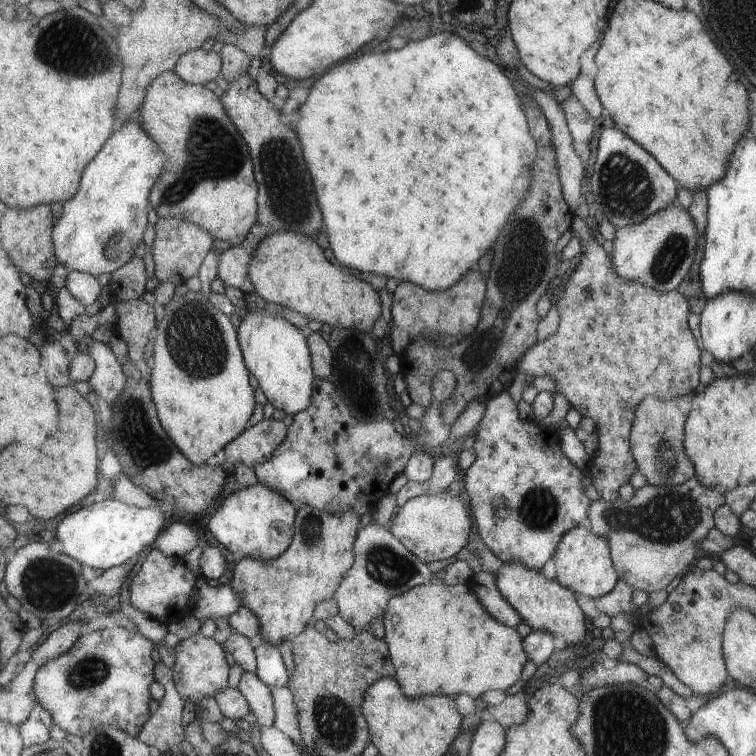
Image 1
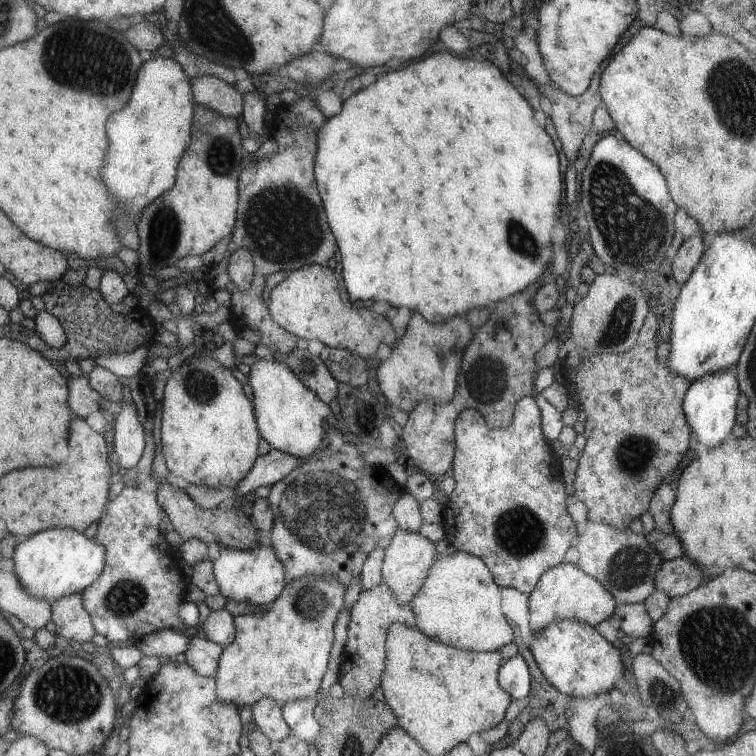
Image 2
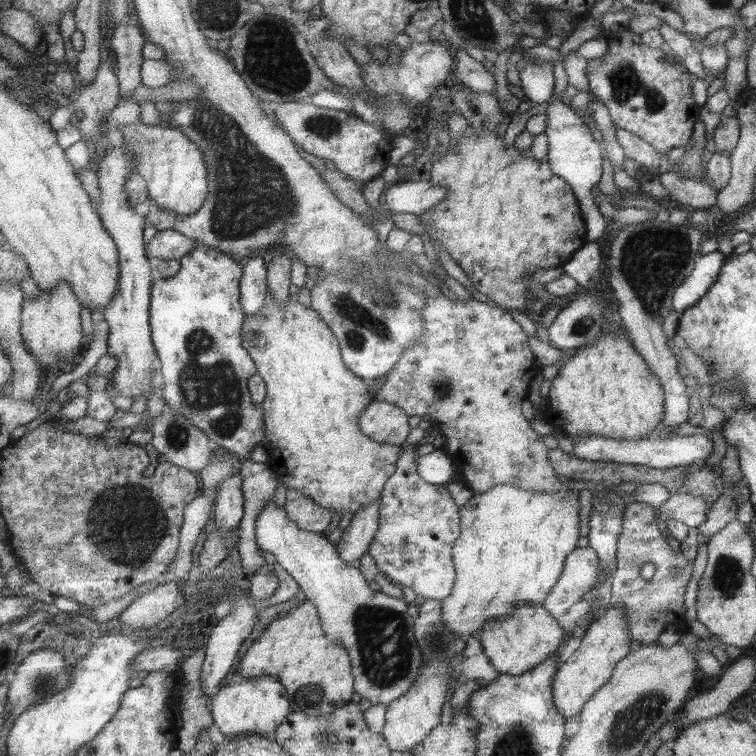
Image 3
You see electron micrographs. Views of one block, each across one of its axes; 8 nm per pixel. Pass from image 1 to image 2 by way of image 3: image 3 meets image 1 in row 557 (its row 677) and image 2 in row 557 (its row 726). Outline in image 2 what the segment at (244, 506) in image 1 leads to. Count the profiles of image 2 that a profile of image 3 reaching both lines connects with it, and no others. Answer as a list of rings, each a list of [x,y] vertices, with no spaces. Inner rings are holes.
[[[266,540],[256,543],[249,550],[219,547],[219,556],[213,563],[213,571],[220,594],[226,600],[249,602],[253,606],[268,607],[285,588],[285,570],[277,558],[273,546]]]

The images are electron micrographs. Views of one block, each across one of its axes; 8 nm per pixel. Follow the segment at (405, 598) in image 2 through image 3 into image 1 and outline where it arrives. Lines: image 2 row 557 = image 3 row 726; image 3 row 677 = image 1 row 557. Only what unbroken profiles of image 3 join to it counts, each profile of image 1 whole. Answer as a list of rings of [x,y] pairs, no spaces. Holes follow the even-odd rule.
[[[446,490],[412,497],[394,510],[388,524],[395,536],[416,558],[422,562],[447,560],[457,554],[469,541],[473,518],[469,501],[464,496],[451,496]]]

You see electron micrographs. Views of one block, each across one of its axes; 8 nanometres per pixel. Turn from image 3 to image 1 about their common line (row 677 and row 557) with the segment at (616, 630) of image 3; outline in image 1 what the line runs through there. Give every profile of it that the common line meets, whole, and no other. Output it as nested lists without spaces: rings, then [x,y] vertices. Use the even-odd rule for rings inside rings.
[[[574,527],[558,543],[552,558],[556,569],[556,582],[571,590],[595,599],[609,593],[618,583],[618,574],[610,558],[610,544],[599,535],[593,535],[589,528]]]

